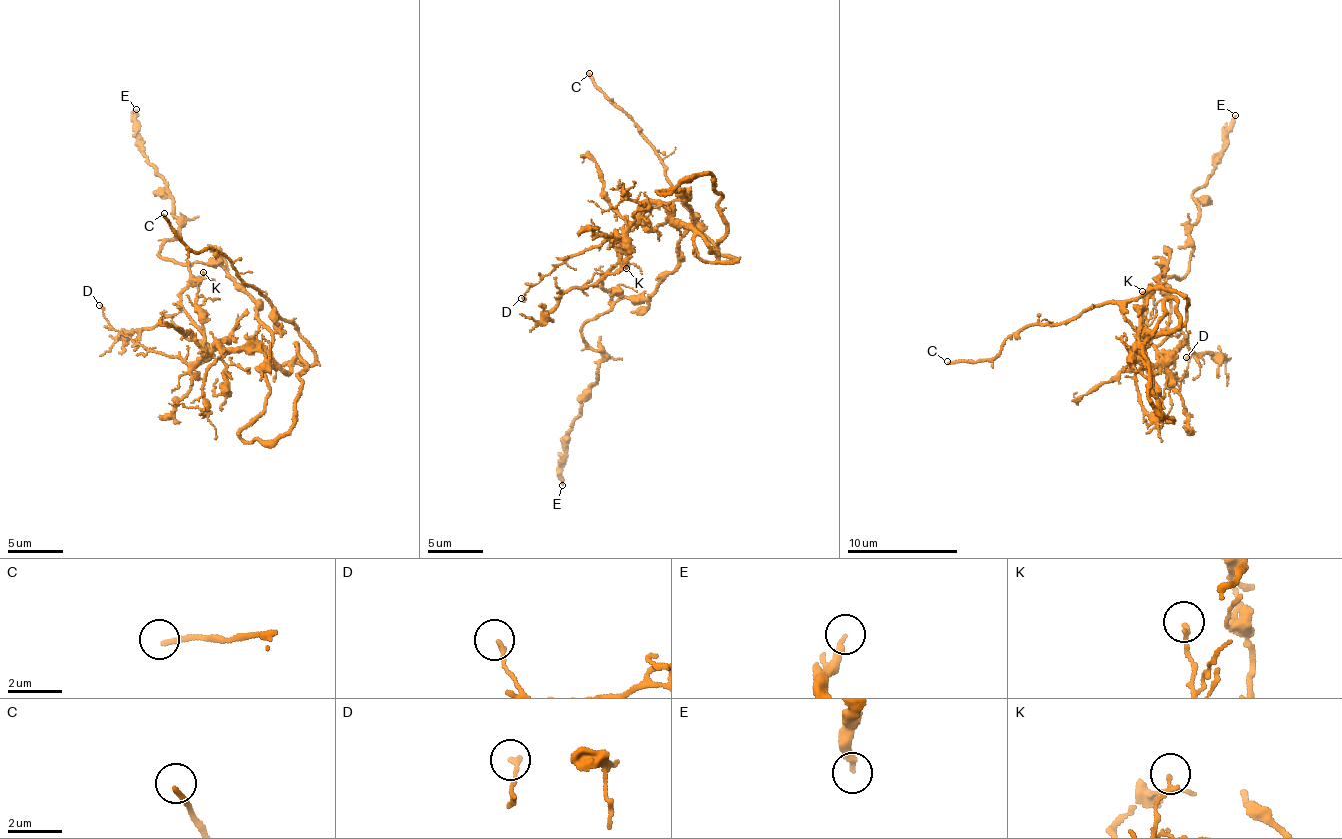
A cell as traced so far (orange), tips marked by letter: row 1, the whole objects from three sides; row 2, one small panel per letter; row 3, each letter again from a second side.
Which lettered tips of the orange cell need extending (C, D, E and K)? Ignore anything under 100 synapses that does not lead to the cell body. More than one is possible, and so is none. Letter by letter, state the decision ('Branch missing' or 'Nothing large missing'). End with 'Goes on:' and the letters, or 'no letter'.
C: Branch missing
D: Nothing large missing
E: Nothing large missing
K: Nothing large missing
Goes on: C

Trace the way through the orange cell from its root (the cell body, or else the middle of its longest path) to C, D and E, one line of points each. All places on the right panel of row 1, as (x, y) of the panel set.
C: (1147, 301), (1144, 328), (1174, 330), (1176, 302), (1146, 289), (1061, 324), (1026, 325), (990, 359), (947, 361)
D: (1147, 301), (1144, 332), (1130, 351), (1131, 364), (1148, 361), (1162, 366), (1174, 382), (1188, 371), (1186, 357)
E: (1147, 301), (1161, 265), (1167, 277), (1187, 273), (1190, 223), (1198, 218), (1193, 191), (1213, 172), (1235, 115)

